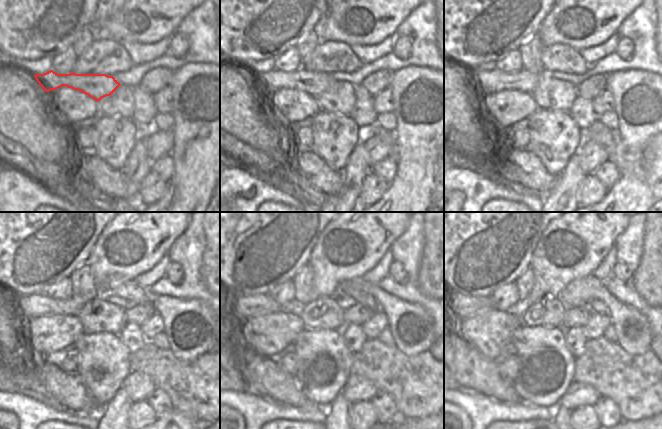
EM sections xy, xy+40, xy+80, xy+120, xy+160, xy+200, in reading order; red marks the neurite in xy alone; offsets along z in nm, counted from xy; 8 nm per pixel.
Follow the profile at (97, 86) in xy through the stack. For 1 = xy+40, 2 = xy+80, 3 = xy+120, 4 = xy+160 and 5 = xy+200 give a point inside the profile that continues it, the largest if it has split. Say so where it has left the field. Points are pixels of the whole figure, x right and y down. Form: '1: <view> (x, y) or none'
1: xy+40 (314, 83)
2: xy+80 (481, 81)
3: xy+120 (34, 305)
4: xy+160 (240, 306)
5: xy+200 (464, 306)

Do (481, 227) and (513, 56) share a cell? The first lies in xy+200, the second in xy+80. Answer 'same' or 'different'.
different

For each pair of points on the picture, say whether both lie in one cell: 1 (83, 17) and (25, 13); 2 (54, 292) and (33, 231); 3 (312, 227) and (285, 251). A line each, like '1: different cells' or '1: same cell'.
1: same cell
2: different cells
3: same cell

